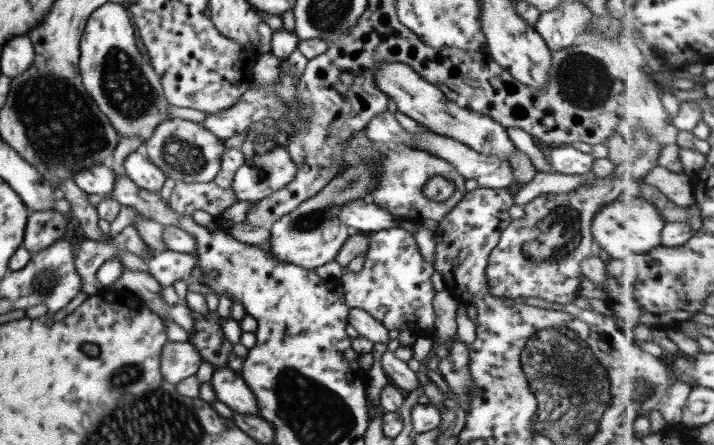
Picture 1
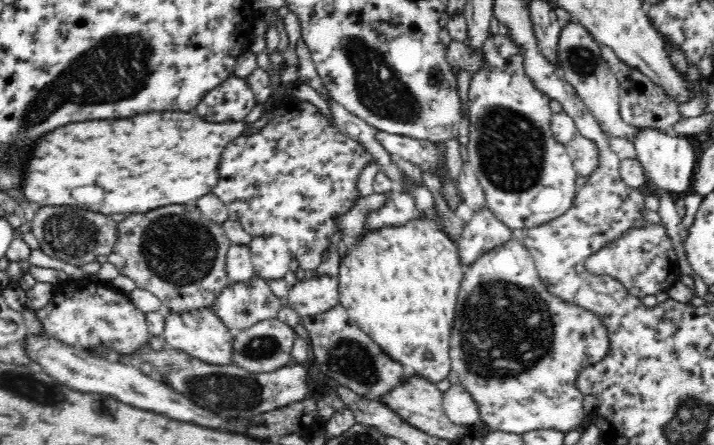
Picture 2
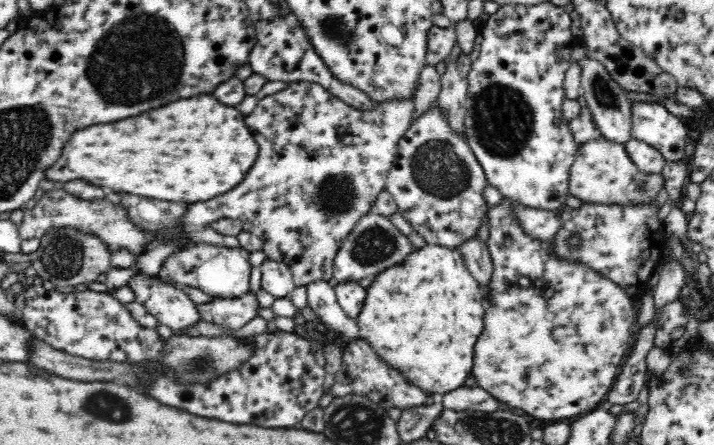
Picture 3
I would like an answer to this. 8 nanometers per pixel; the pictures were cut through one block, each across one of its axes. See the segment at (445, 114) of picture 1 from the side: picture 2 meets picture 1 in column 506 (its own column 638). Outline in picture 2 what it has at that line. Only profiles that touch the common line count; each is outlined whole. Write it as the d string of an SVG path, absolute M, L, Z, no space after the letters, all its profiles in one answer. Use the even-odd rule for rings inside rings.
M640 128L640 132L632 138L632 143L648 180L675 196L690 192L695 174L694 164L698 162L698 156L694 146L684 136L672 136L670 132L658 128Z

